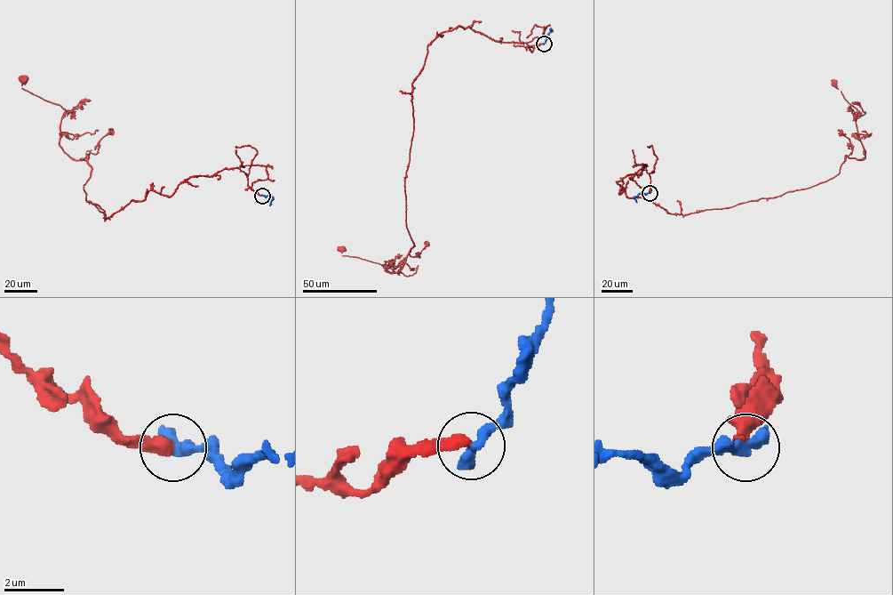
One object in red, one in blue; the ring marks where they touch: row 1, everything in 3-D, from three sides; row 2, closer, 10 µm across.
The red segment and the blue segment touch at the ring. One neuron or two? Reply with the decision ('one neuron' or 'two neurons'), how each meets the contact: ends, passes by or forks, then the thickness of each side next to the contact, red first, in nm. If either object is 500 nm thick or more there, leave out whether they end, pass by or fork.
two neurons; calibres 400 and 550 nm

